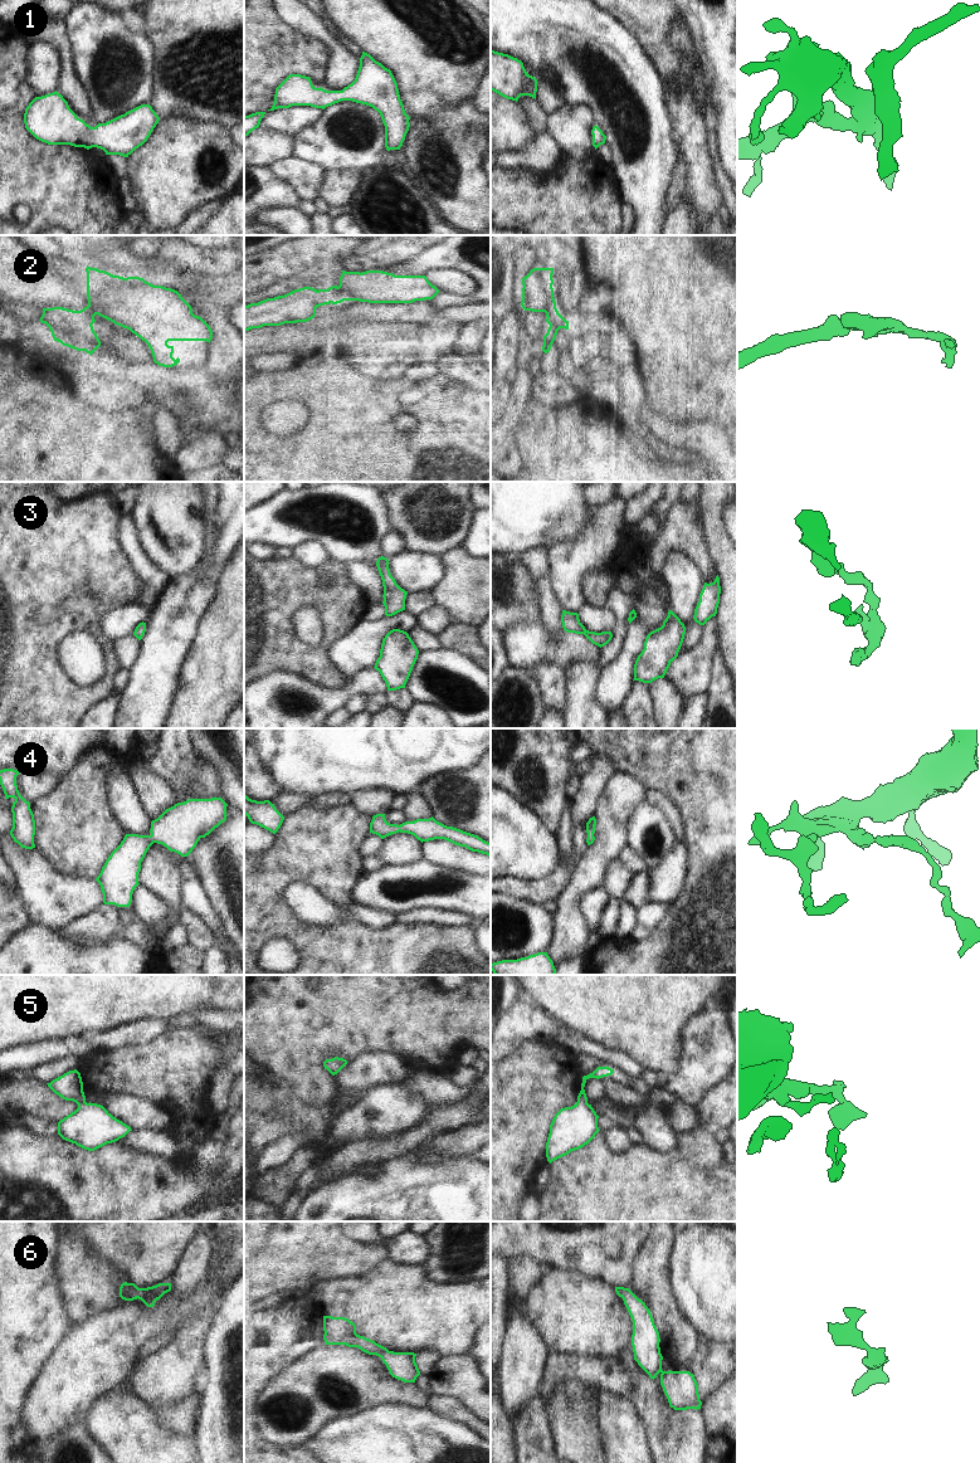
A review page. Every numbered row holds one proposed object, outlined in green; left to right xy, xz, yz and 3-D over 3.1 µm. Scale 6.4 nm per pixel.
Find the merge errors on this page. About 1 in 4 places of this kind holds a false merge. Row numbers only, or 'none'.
2

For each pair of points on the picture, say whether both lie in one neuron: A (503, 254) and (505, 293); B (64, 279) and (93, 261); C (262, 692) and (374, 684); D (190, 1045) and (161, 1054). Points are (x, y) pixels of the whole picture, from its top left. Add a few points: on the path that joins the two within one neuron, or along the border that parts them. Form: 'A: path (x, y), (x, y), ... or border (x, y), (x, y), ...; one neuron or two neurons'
A: path (503, 264), (505, 283); one neuron
B: border (87, 264), (105, 271); two neurons
C: path (289, 687), (298, 687), (313, 695), (346, 692); one neuron
D: path (183, 1053), (169, 1054); one neuron

